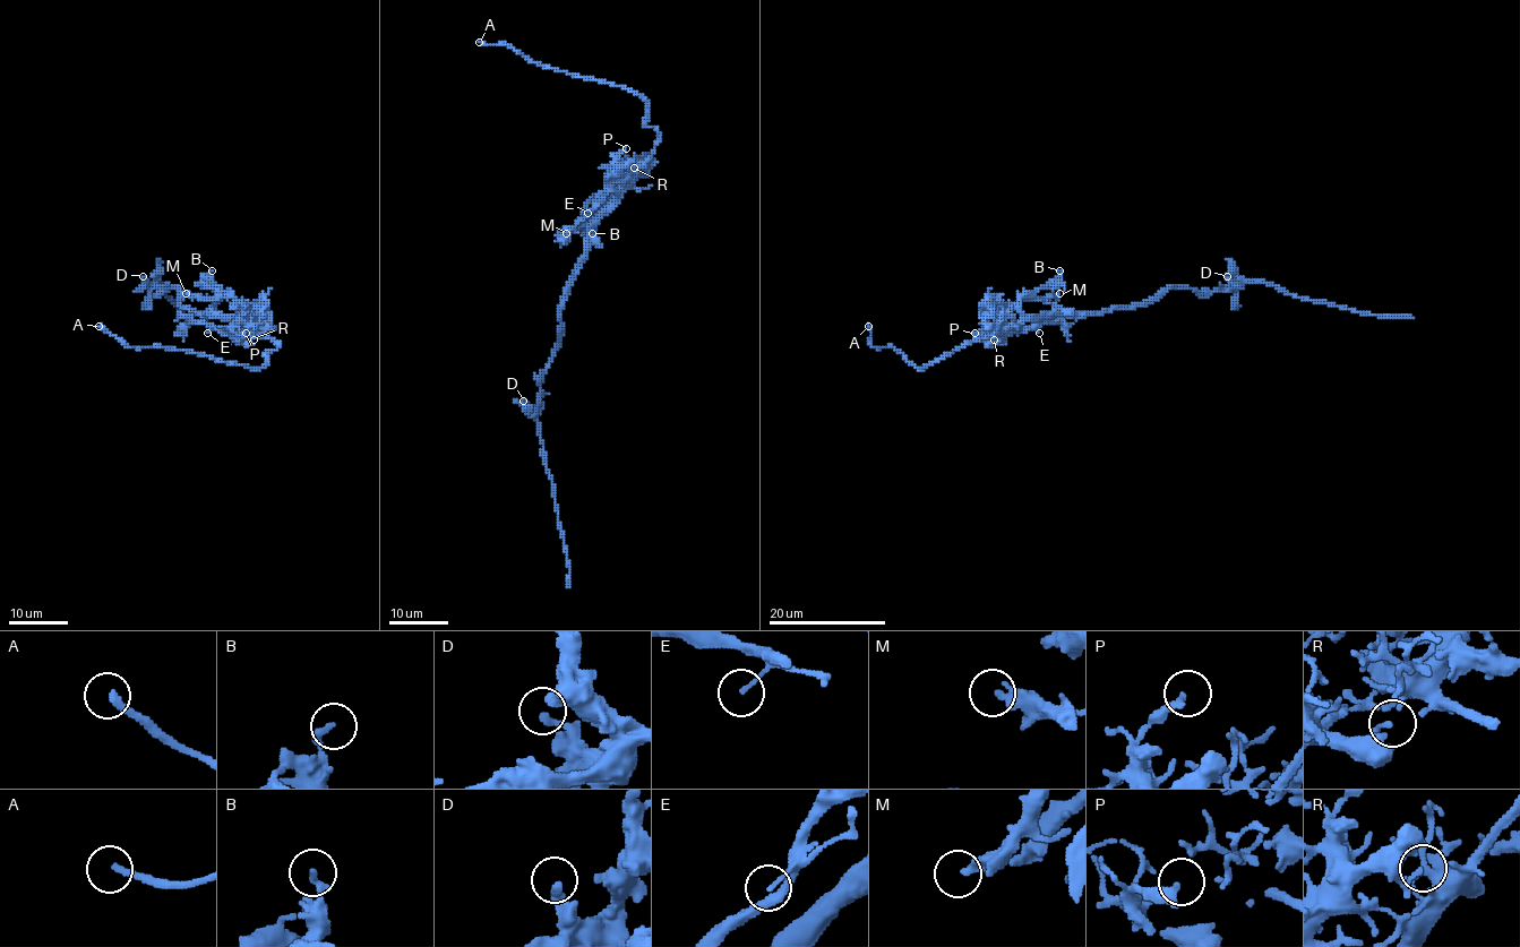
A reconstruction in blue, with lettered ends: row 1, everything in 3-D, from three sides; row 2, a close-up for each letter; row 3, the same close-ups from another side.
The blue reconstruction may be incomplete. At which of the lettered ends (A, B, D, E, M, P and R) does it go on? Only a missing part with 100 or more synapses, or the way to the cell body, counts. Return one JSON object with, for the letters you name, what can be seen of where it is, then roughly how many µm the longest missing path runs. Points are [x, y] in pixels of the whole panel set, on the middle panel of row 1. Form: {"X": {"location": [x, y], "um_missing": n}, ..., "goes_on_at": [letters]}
{"A": {"location": [479, 42], "um_missing": 15}, "goes_on_at": ["A"]}

